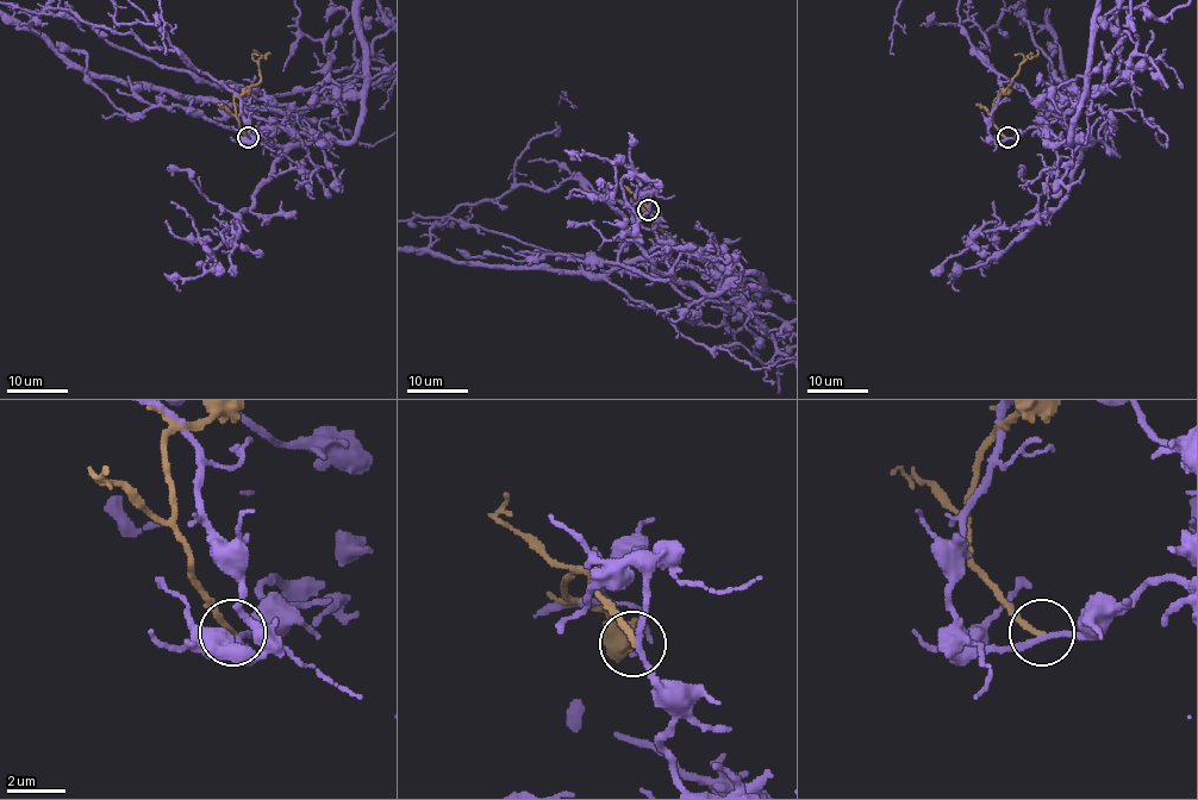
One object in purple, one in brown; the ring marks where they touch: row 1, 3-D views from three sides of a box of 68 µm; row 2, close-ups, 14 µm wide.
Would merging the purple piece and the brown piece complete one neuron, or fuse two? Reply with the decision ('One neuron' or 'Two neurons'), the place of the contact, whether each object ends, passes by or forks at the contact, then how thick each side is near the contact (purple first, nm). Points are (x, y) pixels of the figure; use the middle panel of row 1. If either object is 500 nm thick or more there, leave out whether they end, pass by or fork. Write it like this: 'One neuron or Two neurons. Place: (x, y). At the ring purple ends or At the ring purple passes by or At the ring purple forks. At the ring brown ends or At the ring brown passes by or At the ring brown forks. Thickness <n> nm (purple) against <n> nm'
Two neurons. Place: (648, 210). At the ring purple passes by. At the ring brown ends. Thickness 180 nm (purple) against 200 nm

